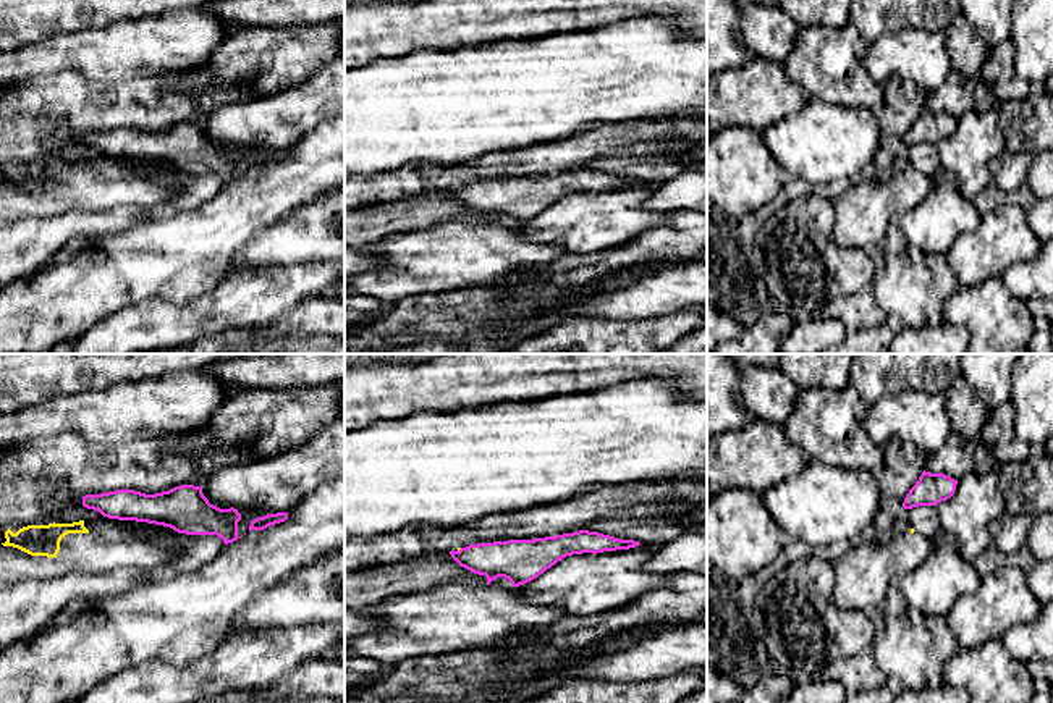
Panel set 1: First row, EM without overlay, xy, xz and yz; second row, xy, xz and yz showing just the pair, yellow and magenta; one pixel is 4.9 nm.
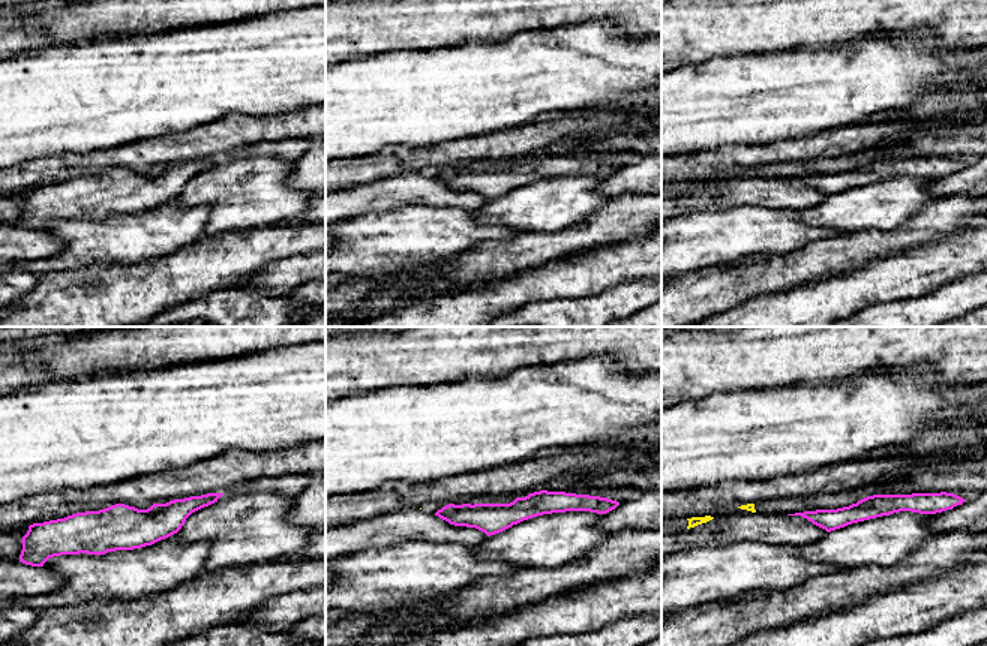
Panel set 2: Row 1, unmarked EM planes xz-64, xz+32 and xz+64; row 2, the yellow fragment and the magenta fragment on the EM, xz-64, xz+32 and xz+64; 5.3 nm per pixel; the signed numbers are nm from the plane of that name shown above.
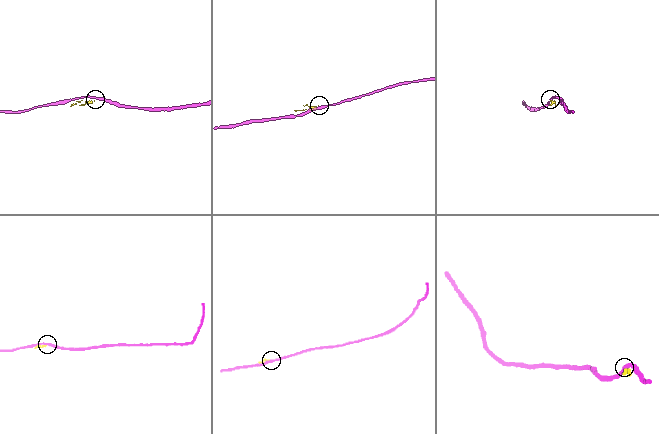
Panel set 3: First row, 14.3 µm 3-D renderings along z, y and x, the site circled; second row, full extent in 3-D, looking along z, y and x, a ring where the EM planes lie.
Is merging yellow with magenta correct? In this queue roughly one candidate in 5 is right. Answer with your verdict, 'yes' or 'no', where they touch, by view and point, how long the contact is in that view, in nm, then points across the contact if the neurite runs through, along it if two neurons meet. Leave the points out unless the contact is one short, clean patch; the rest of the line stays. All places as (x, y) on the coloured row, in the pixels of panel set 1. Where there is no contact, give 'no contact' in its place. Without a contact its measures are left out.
no; no contact

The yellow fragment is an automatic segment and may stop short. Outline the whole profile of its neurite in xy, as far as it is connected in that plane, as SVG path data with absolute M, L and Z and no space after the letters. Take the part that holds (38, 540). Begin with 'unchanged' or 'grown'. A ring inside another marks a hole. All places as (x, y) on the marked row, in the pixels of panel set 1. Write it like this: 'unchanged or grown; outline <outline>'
grown; outline M91 509L86 520L73 524L27 525L13 533L5 532L6 541L0 545L0 587L24 580L49 580L60 574L79 570L84 574L107 574L116 569L141 569L154 575L170 570L170 562L178 556L149 538L150 533L178 533L170 527L118 520L104 517Z

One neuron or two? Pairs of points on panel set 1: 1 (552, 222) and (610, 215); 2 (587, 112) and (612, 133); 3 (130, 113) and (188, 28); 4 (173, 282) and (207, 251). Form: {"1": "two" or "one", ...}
{"1": "one", "2": "two", "3": "two", "4": "one"}

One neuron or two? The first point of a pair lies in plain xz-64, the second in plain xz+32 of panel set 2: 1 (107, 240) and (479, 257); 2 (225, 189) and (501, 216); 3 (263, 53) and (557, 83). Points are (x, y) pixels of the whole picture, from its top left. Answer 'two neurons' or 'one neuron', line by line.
1: two neurons
2: one neuron
3: one neuron

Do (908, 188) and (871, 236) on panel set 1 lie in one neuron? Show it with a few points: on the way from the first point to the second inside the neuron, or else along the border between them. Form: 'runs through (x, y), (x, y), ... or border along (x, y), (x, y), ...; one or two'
runs through (896, 199), (871, 225); one

